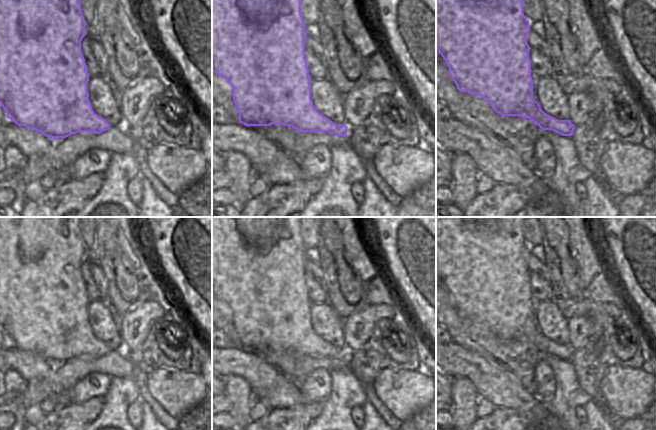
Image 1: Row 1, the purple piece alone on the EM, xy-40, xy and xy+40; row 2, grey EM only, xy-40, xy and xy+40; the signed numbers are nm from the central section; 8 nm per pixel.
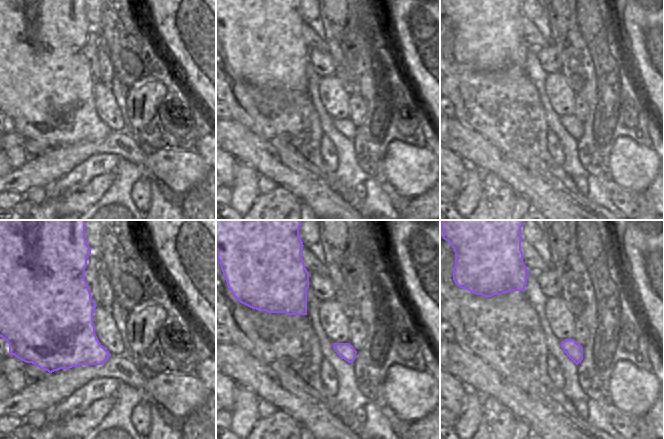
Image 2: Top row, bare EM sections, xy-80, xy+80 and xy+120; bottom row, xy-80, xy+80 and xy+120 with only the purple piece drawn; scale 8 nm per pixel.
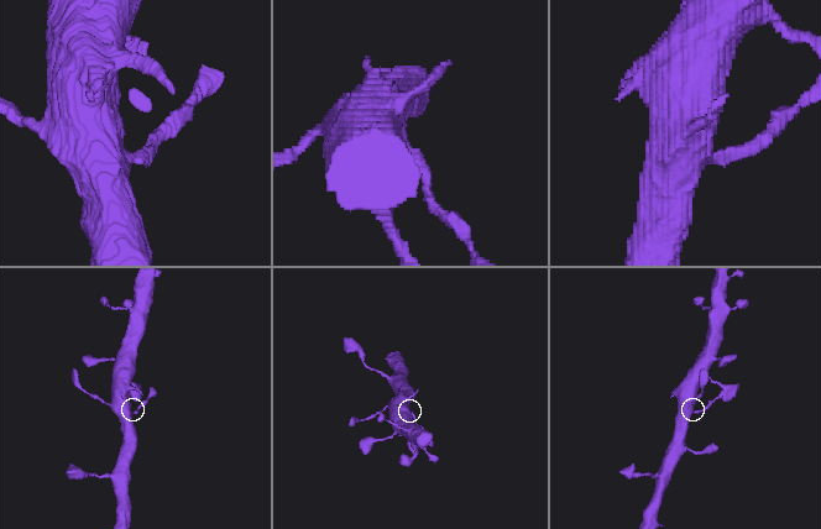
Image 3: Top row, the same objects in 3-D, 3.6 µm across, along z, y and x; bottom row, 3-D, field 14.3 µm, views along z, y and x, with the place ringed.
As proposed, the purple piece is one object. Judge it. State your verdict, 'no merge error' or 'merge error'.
no merge error

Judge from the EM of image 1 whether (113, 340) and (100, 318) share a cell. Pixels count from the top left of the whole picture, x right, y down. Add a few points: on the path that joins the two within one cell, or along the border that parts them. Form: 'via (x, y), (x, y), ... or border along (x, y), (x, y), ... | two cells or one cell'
via (109, 335), (101, 323) | one cell

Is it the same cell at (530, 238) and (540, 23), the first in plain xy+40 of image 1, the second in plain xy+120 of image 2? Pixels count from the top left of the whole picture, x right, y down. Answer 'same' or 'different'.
different

